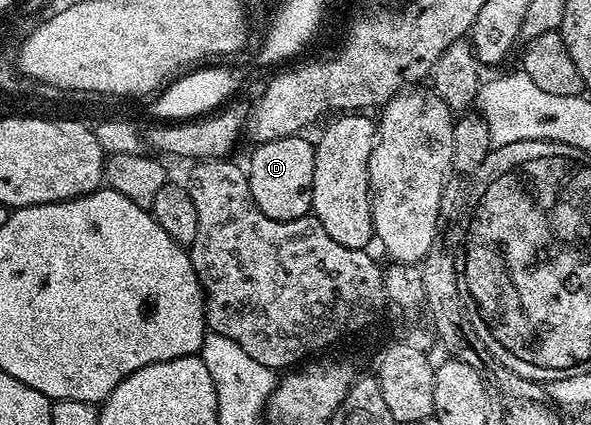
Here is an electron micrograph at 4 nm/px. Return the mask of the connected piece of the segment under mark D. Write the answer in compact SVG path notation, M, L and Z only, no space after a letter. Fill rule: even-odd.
M305 136L276 138L252 147L253 155L247 161L249 187L255 204L275 220L295 220L306 217L313 209L315 184L314 143Z

